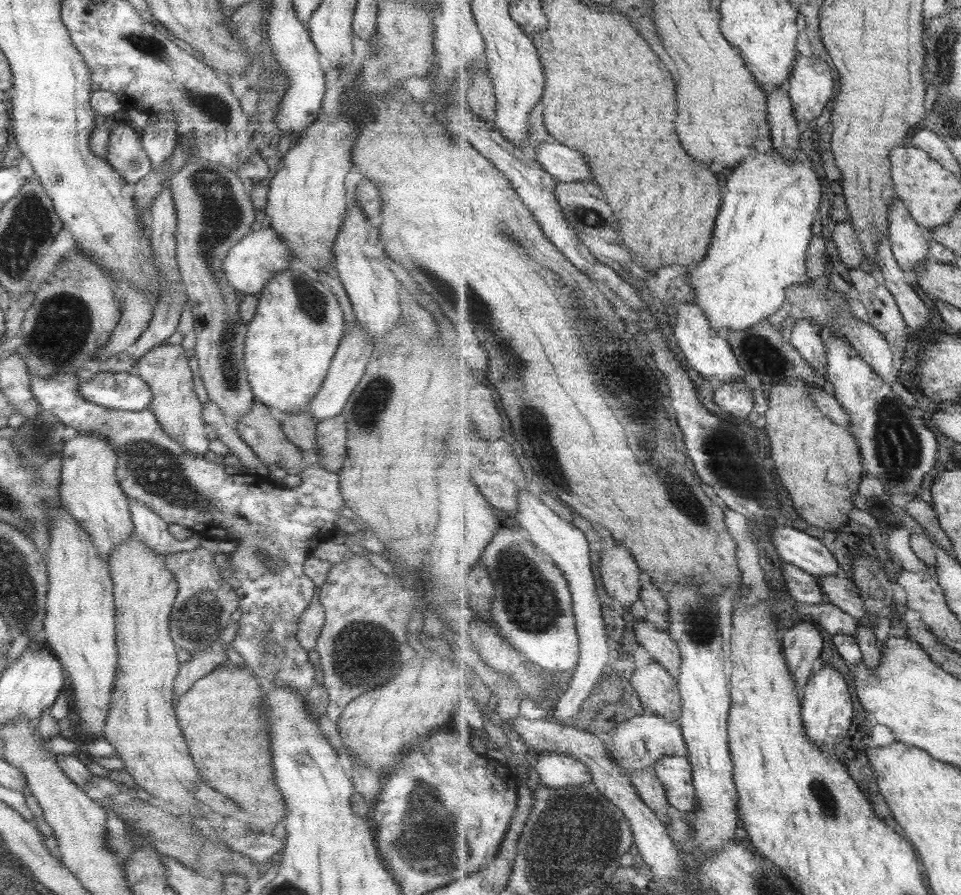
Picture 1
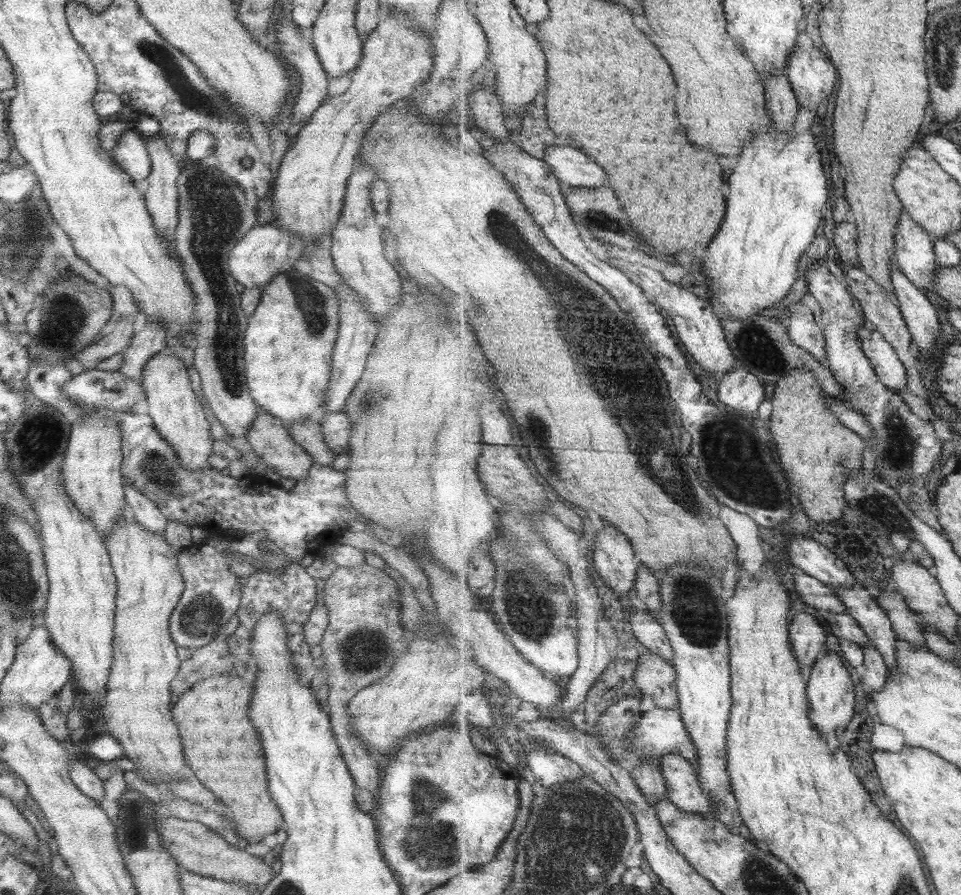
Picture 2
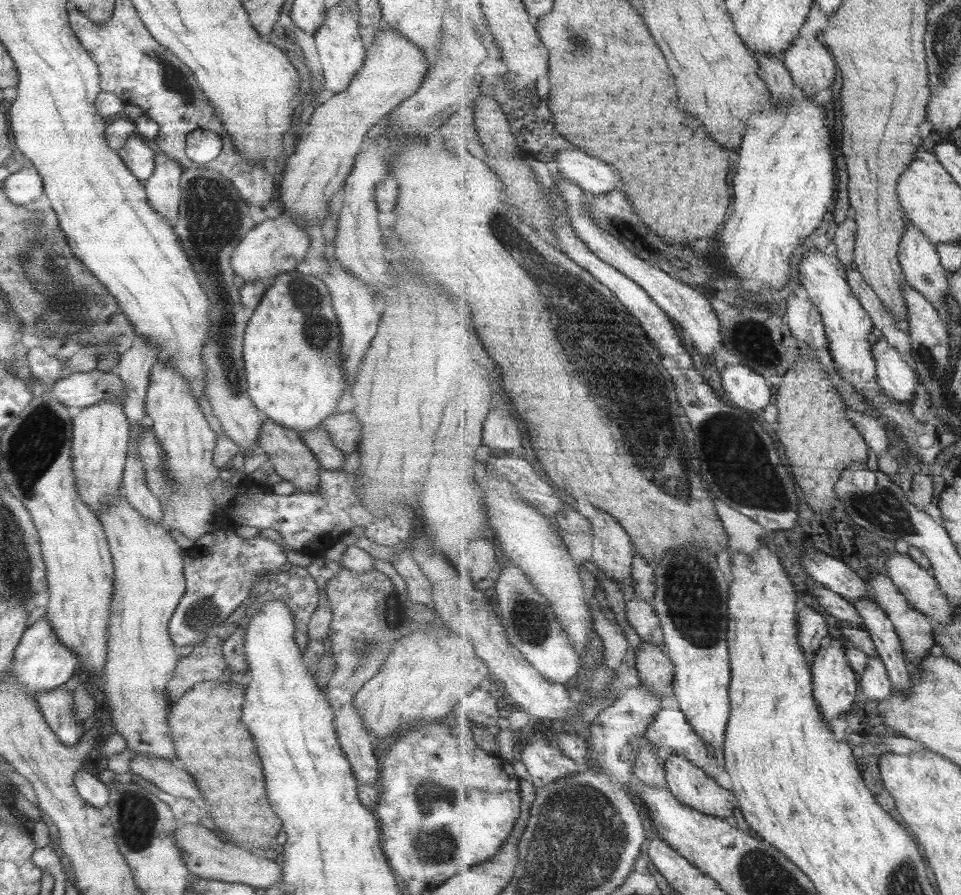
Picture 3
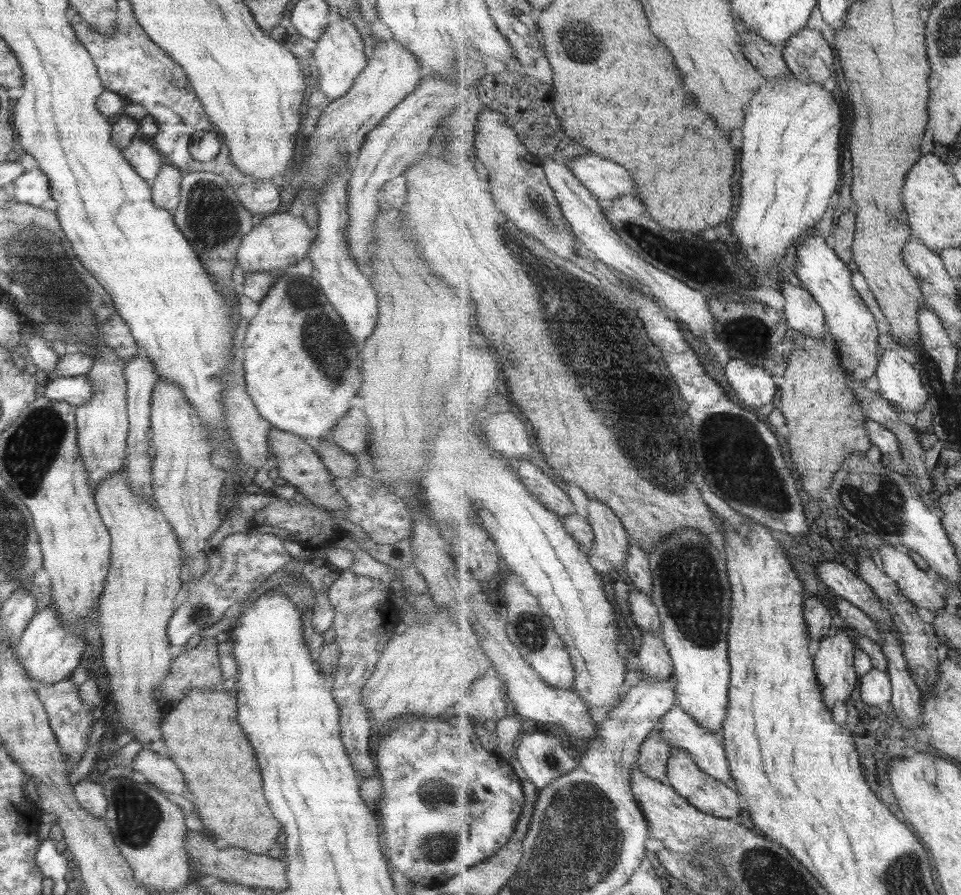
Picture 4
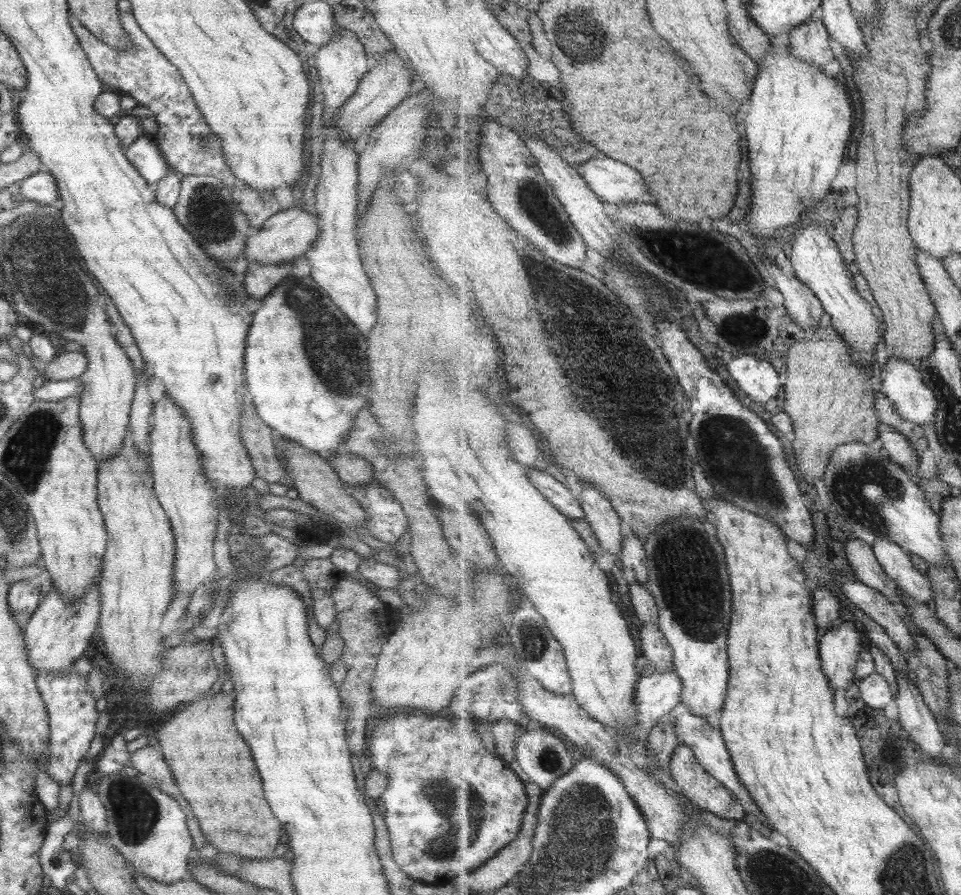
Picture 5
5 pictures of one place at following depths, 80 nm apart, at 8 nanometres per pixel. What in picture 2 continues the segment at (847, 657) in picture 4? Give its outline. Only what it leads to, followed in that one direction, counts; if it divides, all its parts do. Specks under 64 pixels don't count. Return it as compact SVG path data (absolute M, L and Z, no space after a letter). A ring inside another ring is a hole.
M832 652L823 654L811 668L807 683L807 696L811 704L810 719L820 734L839 730L843 724L849 724L855 718L855 682L843 660Z

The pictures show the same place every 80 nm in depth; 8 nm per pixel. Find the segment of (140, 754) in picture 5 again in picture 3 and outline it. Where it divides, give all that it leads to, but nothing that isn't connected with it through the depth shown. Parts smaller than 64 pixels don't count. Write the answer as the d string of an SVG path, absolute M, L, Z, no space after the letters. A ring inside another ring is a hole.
M133 755L127 766L129 773L141 776L142 780L151 782L165 794L171 794L175 798L187 798L199 806L205 806L195 782L191 780L189 774L179 772L173 766L163 764L153 757L142 755Z

